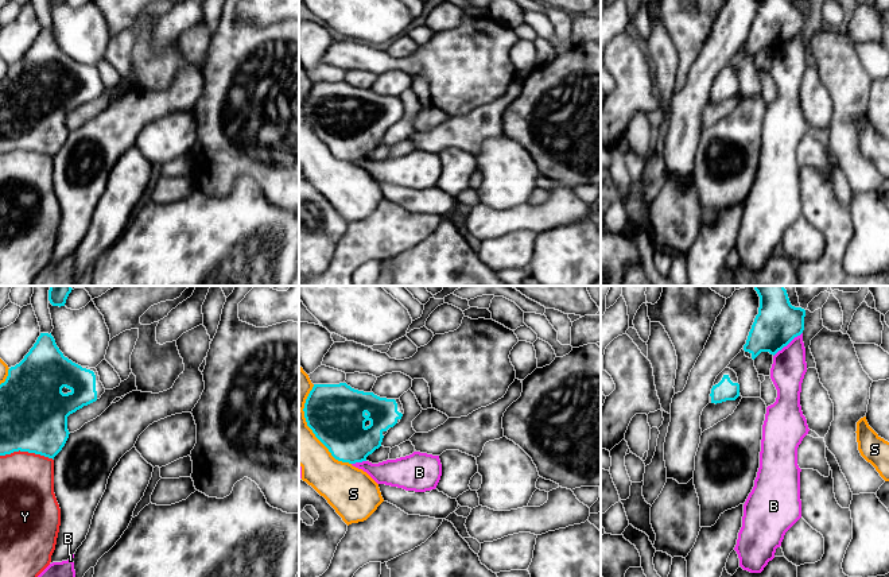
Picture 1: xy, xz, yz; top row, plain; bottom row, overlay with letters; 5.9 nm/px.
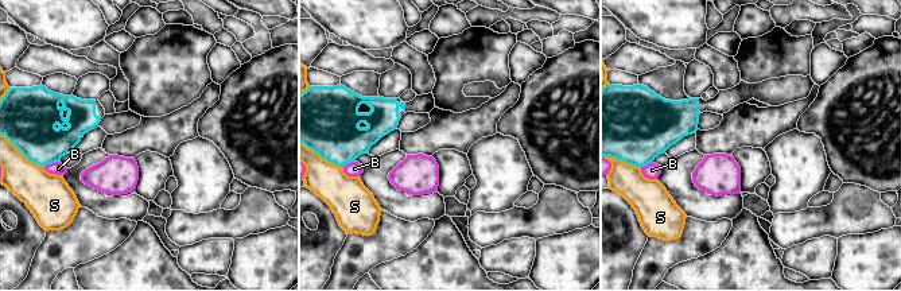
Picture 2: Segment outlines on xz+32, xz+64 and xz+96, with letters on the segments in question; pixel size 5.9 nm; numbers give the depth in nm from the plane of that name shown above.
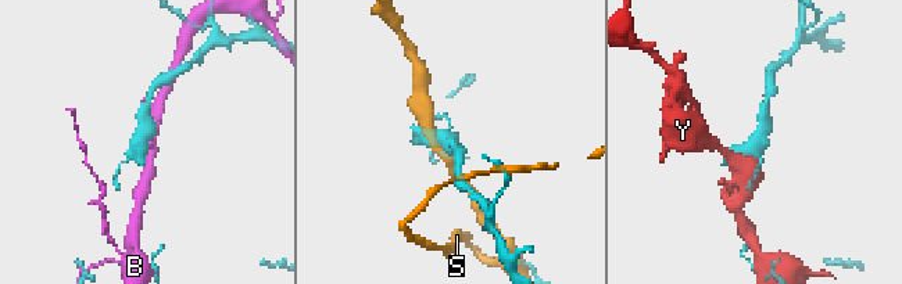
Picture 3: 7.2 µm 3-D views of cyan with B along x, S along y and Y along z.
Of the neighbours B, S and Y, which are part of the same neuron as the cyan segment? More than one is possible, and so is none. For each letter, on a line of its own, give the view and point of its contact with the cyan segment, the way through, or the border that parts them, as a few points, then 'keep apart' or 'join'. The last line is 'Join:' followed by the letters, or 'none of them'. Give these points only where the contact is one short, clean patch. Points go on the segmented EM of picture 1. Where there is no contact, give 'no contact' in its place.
B: meets cyan in yz at (787, 344); keep apart
S: meets cyan in xz at (310, 428); keep apart
Y: meets cyan in xy at (27, 450); keep apart
Join: none of them

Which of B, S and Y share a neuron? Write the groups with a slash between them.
B / S / Y

